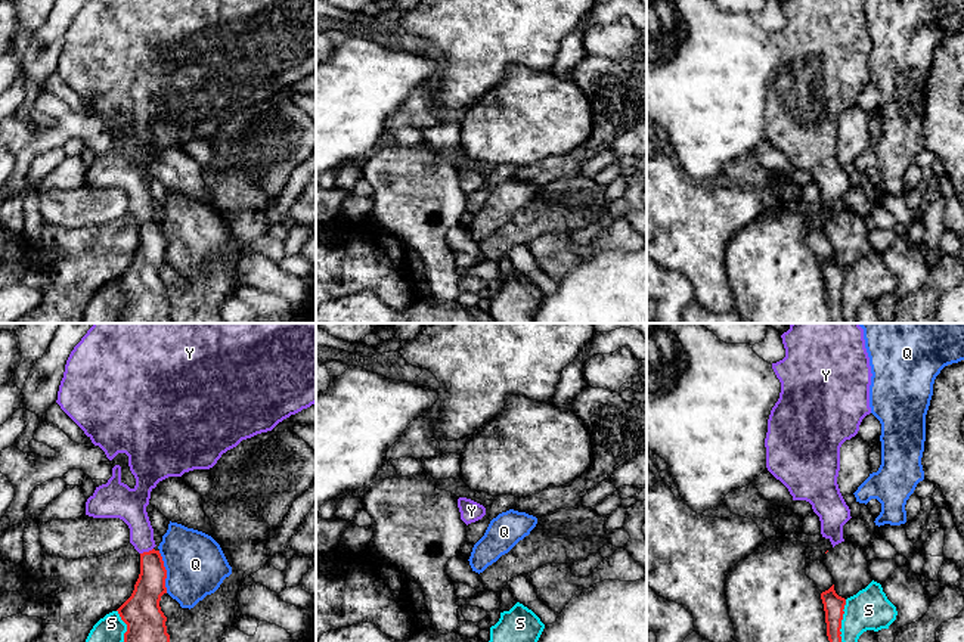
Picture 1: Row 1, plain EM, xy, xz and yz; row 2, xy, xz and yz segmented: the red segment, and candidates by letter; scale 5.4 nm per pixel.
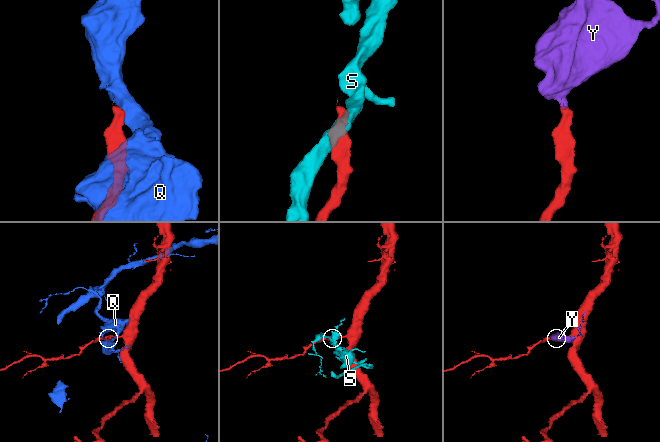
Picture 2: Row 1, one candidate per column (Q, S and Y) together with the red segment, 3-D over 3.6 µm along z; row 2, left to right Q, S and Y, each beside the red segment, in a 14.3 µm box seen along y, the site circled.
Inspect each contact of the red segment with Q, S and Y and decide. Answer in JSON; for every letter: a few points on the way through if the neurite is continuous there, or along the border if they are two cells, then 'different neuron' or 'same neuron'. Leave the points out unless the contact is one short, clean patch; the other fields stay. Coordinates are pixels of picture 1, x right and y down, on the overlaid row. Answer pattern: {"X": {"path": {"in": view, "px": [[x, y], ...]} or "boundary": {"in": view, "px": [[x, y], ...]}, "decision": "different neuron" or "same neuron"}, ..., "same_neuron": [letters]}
{"Q": {"decision": "different neuron"}, "S": {"boundary": {"in": "yz", "px": [[846, 599], [840, 641]]}, "decision": "different neuron"}, "Y": {"path": {"in": "xy", "px": [[151, 585], [151, 560], [146, 552], [139, 523], [132, 509]]}, "decision": "same neuron"}, "same_neuron": ["Y"]}

